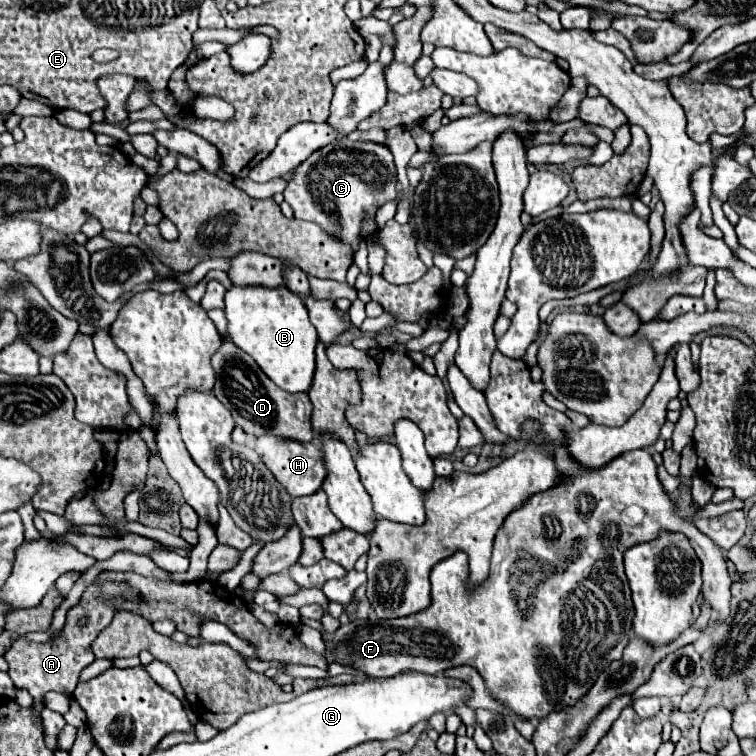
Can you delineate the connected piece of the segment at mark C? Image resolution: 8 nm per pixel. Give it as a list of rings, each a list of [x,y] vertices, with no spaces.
[[[349,138],[337,140],[319,152],[313,152],[301,168],[295,168],[295,180],[285,188],[285,200],[293,208],[295,218],[309,220],[339,236],[357,250],[359,224],[363,212],[377,212],[377,208],[397,196],[397,170],[389,148],[371,142],[351,142]]]

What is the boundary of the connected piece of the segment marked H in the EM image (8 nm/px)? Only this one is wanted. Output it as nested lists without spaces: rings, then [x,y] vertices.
[[[261,436],[261,438],[257,438],[255,450],[293,498],[309,496],[309,494],[317,492],[327,478],[327,468],[323,464],[323,450],[317,442],[299,444],[293,440],[279,440],[277,436]]]

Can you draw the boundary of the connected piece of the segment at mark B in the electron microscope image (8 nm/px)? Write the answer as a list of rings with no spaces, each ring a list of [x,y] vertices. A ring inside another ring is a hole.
[[[233,286],[225,294],[225,316],[227,316],[227,334],[225,338],[237,348],[247,352],[257,366],[285,392],[309,392],[315,372],[315,346],[317,332],[309,322],[307,308],[301,298],[287,288],[263,288],[263,286]]]

